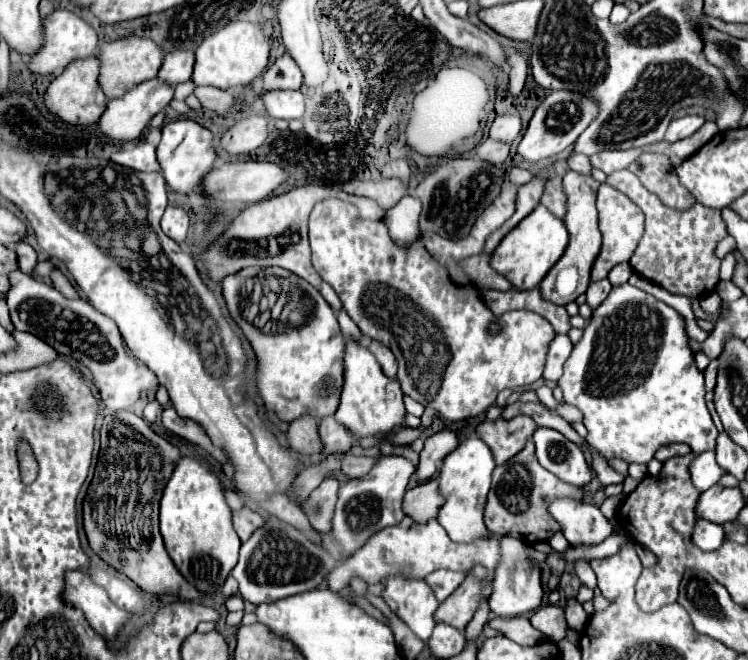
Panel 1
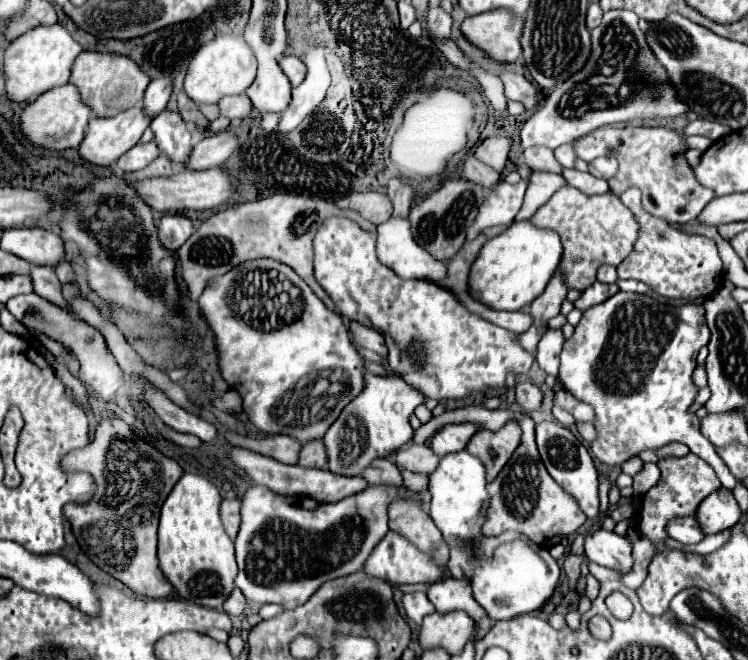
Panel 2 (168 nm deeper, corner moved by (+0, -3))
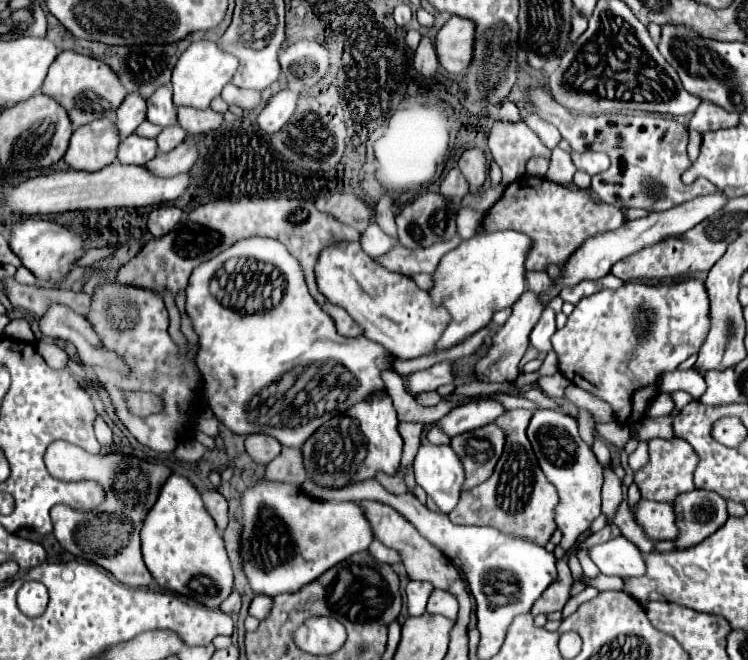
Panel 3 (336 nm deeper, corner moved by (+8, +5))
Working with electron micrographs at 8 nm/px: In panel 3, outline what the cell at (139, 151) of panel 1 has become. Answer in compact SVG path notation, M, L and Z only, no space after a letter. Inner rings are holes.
M136 134L124 138L118 148L118 162L120 164L144 164L158 154L156 140L140 138Z

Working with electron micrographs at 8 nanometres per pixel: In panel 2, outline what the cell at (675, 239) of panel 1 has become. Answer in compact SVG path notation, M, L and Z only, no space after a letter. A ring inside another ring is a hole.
M634 186L620 194L622 204L628 206L640 222L640 236L632 254L618 266L618 278L640 280L648 284L656 294L674 300L696 300L712 296L722 284L722 260L718 256L716 242L700 234L678 230L664 218L652 216L644 210L640 196L642 192Z

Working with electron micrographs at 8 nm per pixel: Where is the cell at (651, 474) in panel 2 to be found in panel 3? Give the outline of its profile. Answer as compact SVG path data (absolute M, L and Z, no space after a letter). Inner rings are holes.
M641 441L638 445L638 448L636 448L636 450L630 454L628 462L630 462L632 470L638 470L638 468L642 468L642 466L648 462L648 442Z

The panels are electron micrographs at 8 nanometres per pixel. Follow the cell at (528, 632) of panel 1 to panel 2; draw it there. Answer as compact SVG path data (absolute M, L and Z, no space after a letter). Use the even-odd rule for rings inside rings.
M444 578L442 582L434 582L428 588L428 598L436 606L438 612L452 612L452 610L464 610L474 620L486 618L484 608L474 600L472 586L464 580Z

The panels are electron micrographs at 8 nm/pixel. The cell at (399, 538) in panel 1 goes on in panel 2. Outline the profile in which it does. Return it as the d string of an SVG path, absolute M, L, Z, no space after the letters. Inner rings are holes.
M390 530L376 544L372 554L364 562L362 572L370 578L380 578L380 580L386 580L390 584L428 584L428 582L432 584L432 582L438 582L440 578L444 578L444 566L440 566L436 562L436 558L418 550L408 538L404 538L402 534L398 534L394 530Z

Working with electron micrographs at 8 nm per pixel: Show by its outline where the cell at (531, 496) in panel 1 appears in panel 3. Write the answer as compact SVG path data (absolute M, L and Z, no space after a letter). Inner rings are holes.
M508 410L506 414L496 418L496 426L500 426L506 436L504 452L494 468L494 474L480 486L460 496L456 510L448 514L454 524L492 526L504 534L526 538L538 546L544 546L550 540L552 532L556 530L556 524L552 522L552 512L556 508L558 494L556 488L544 478L532 446L526 438L530 416L530 410Z

